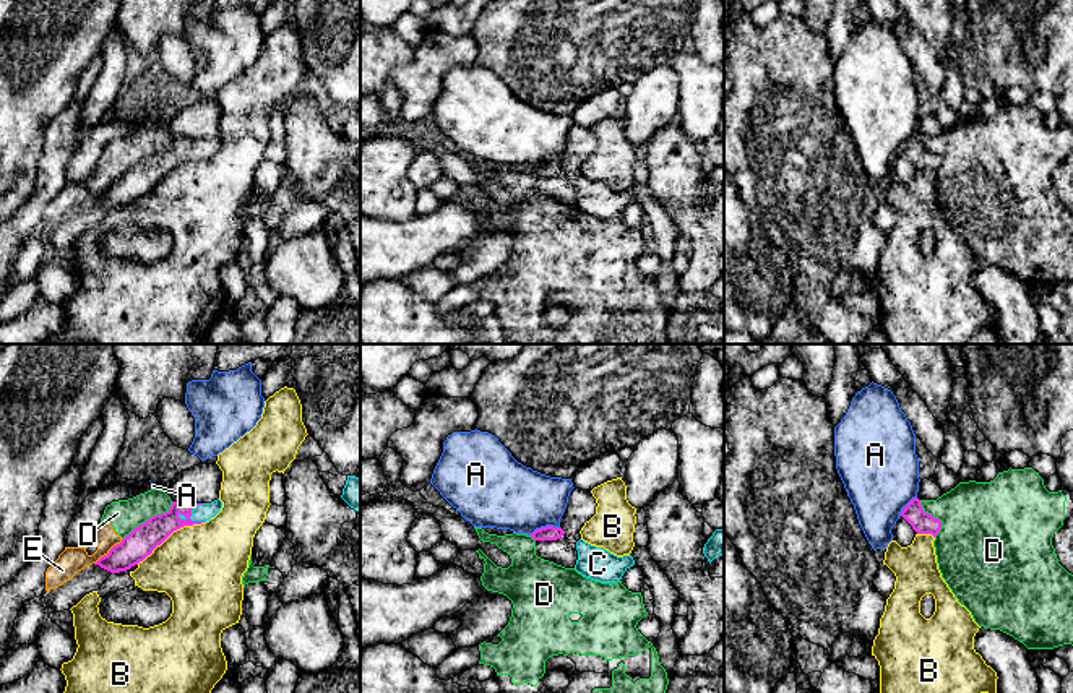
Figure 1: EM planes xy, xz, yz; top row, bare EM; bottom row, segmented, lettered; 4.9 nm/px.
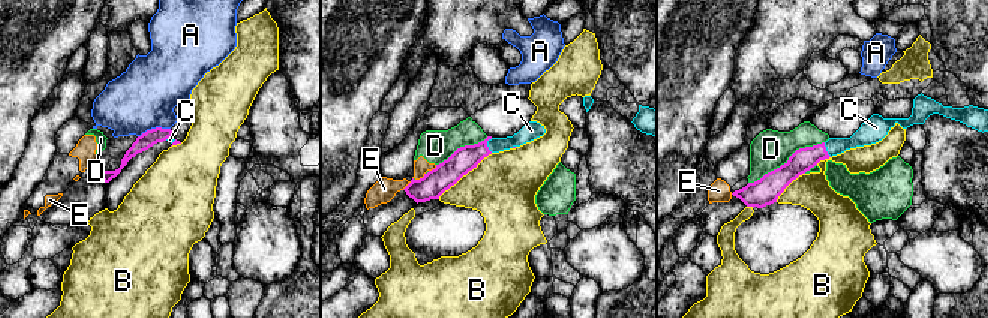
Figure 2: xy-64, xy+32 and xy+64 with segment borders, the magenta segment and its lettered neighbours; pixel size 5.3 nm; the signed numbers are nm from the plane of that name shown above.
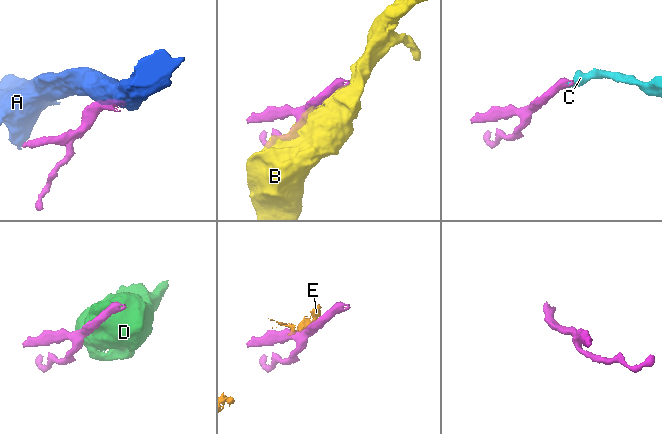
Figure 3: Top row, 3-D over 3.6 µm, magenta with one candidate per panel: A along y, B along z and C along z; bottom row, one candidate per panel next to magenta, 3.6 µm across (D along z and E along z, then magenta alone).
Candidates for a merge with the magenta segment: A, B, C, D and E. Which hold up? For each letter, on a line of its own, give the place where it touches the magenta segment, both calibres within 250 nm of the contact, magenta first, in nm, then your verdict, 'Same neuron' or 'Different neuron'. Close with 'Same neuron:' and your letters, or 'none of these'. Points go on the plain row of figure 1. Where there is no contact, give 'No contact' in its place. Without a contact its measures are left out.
A: Touches magenta at xz (546, 163). Thickness 80 nm (magenta) against 340 nm. Different neuron
B: Touches magenta at xy (169, 171). Thickness 150 nm (magenta) against 420 nm. Different neuron
C: Touches magenta at xy (190, 148). Thickness 140 nm (magenta) against 90 nm. Same neuron
D: Touches magenta at xy (150, 154). Thickness 150 nm (magenta) against 160 nm. Different neuron
E: Touches magenta at xy (109, 189). Thickness 150 nm (magenta) against 130 nm. Different neuron
Same neuron: C

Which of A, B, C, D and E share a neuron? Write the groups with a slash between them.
A / B / C / D E

